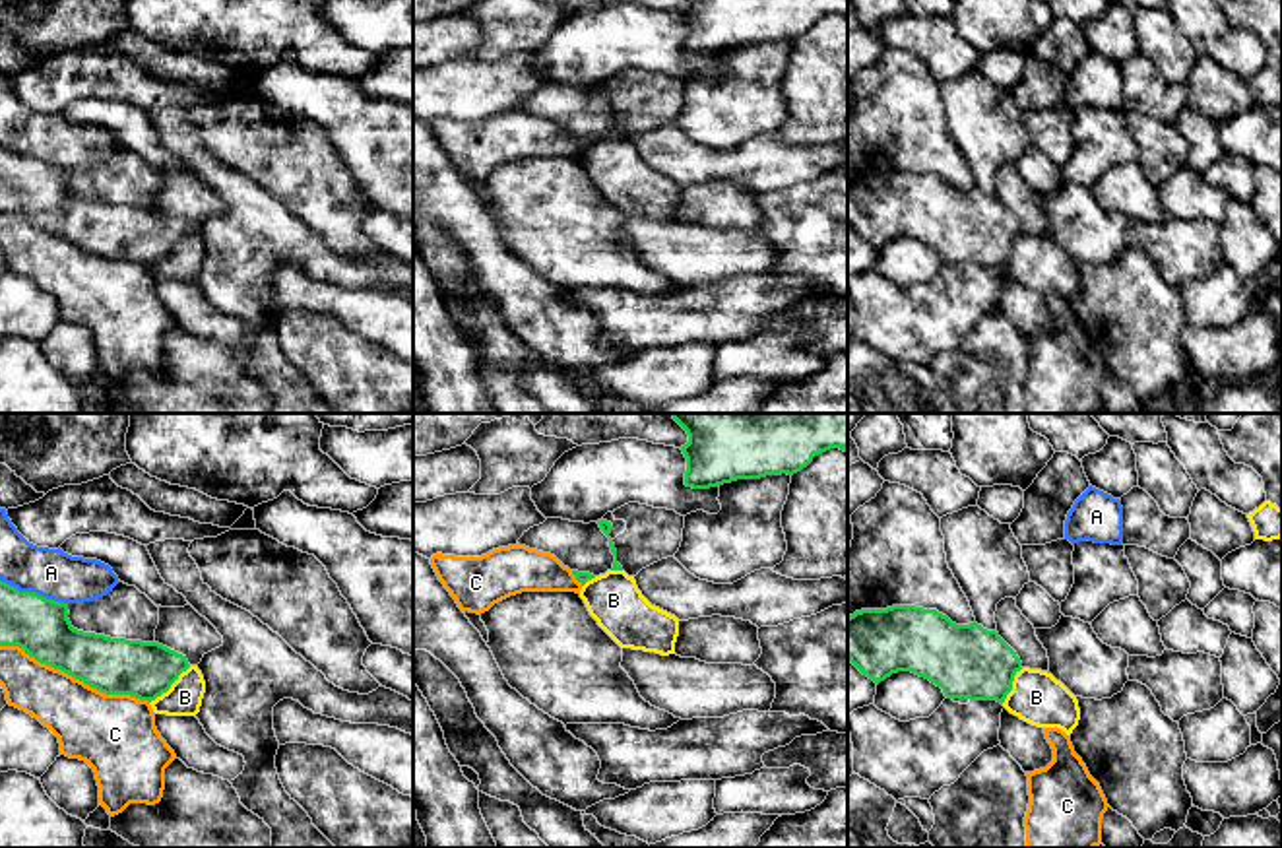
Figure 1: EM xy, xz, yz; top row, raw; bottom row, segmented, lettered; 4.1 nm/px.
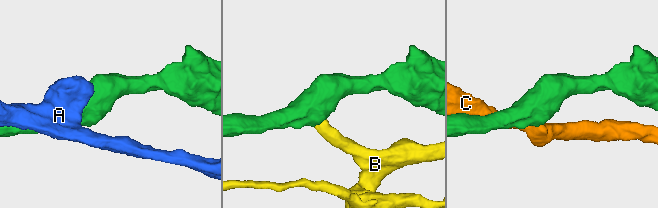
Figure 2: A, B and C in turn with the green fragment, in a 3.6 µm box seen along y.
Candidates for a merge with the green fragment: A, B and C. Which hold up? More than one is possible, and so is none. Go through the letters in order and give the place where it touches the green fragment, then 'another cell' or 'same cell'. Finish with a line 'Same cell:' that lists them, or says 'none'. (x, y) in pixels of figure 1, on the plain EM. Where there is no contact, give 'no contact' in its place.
A: xy (33, 158) | another cell
B: xy (171, 249) | another cell
C: xy (74, 243) | another cell
Same cell: none

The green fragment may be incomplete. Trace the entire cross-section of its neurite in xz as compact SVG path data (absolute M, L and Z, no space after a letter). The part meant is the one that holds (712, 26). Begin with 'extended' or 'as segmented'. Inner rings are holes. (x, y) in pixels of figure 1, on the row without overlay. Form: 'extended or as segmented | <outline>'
as segmented | M689 0L685 50L710 54L737 45L793 41L815 21L840 14L848 0Z

